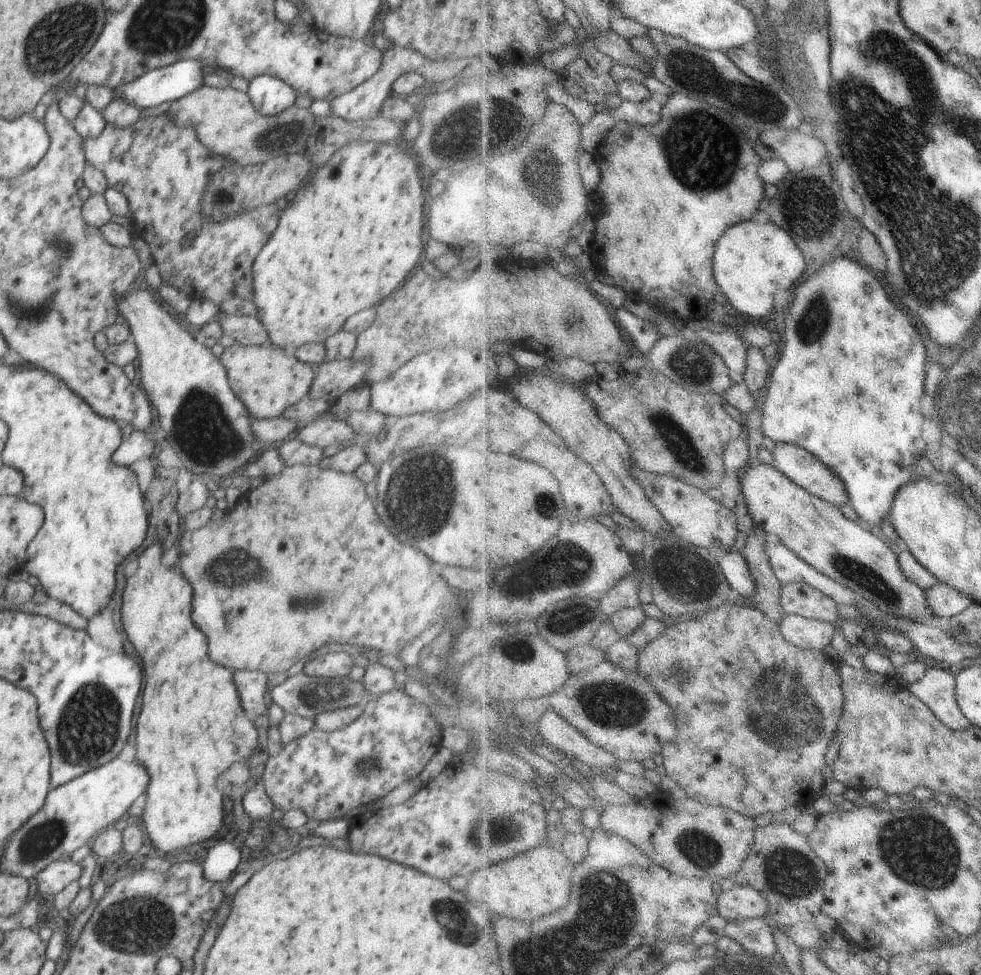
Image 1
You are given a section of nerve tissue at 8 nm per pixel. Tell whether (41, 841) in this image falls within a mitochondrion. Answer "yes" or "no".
yes

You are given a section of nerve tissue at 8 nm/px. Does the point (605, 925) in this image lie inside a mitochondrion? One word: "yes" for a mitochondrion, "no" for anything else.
yes

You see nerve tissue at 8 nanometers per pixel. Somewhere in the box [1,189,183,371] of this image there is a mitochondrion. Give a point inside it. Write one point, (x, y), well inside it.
(58, 246)

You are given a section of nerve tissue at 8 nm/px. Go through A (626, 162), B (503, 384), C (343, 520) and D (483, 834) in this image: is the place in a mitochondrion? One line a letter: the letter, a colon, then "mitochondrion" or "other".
A: other
B: other
C: other
D: mitochondrion

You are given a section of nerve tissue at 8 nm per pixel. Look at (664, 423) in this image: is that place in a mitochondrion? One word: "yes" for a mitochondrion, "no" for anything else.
yes

